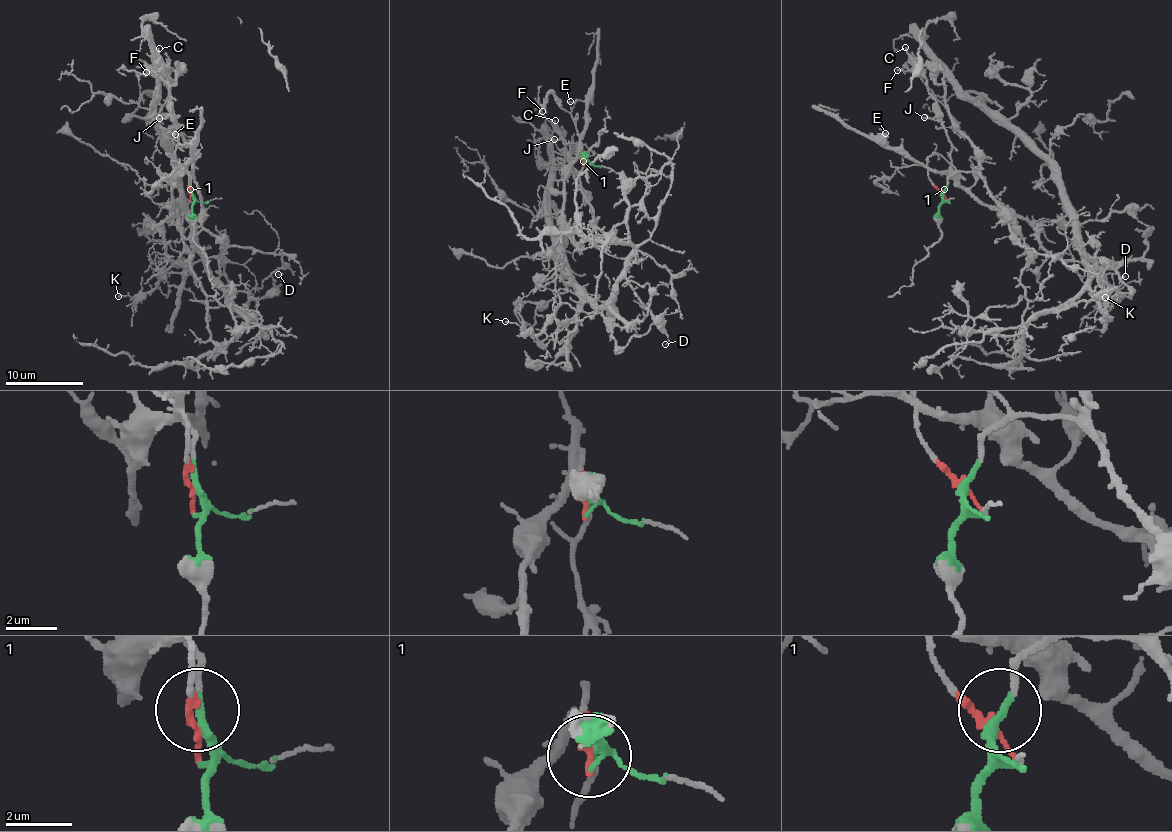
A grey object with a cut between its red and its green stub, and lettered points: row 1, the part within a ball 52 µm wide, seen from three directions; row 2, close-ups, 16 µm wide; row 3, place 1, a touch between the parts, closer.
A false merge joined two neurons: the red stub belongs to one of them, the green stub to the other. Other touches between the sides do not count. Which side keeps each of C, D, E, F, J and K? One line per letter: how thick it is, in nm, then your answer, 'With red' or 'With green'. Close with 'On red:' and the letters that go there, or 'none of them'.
C: Thickness 150 nm. With red
D: Thickness 120 nm. With green
E: Thickness 130 nm. With red
F: Thickness 120 nm. With red
J: Thickness 130 nm. With red
K: Thickness 150 nm. With red
On red: C, E, F, J, K

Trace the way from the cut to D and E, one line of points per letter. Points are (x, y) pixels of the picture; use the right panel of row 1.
D: (946, 201), (977, 156), (945, 78), (1050, 167), (1088, 277), (1060, 310), (1125, 276)
E: (948, 201), (923, 166), (884, 142), (886, 132)

